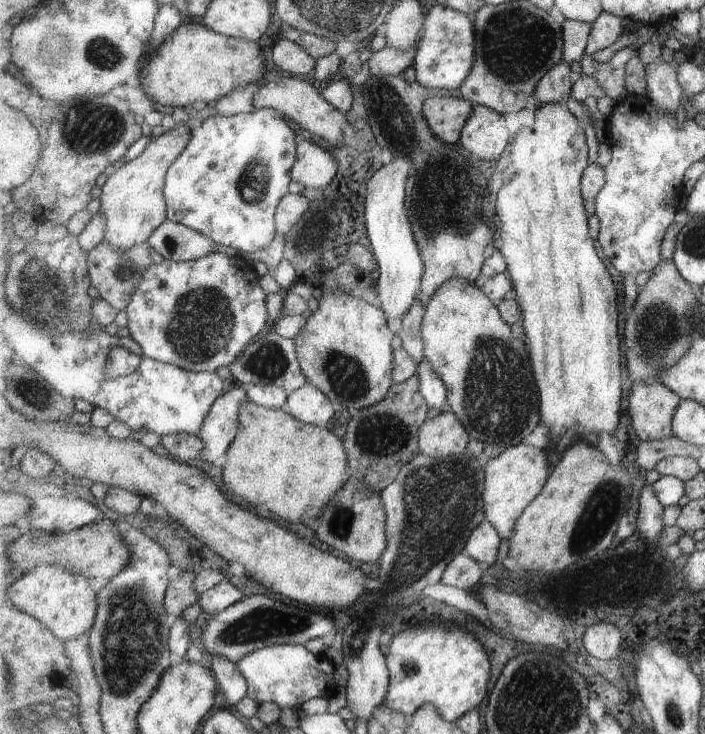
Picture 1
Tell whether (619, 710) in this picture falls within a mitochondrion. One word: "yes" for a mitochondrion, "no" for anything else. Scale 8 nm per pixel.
no

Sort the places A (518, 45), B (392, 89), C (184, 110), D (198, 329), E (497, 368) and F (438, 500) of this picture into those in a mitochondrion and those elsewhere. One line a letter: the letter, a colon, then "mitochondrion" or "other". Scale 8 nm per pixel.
A: mitochondrion
B: mitochondrion
C: other
D: mitochondrion
E: mitochondrion
F: mitochondrion

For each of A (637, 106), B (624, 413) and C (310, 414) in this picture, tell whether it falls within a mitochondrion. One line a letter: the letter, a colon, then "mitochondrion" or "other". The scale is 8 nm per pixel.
A: other
B: other
C: other

